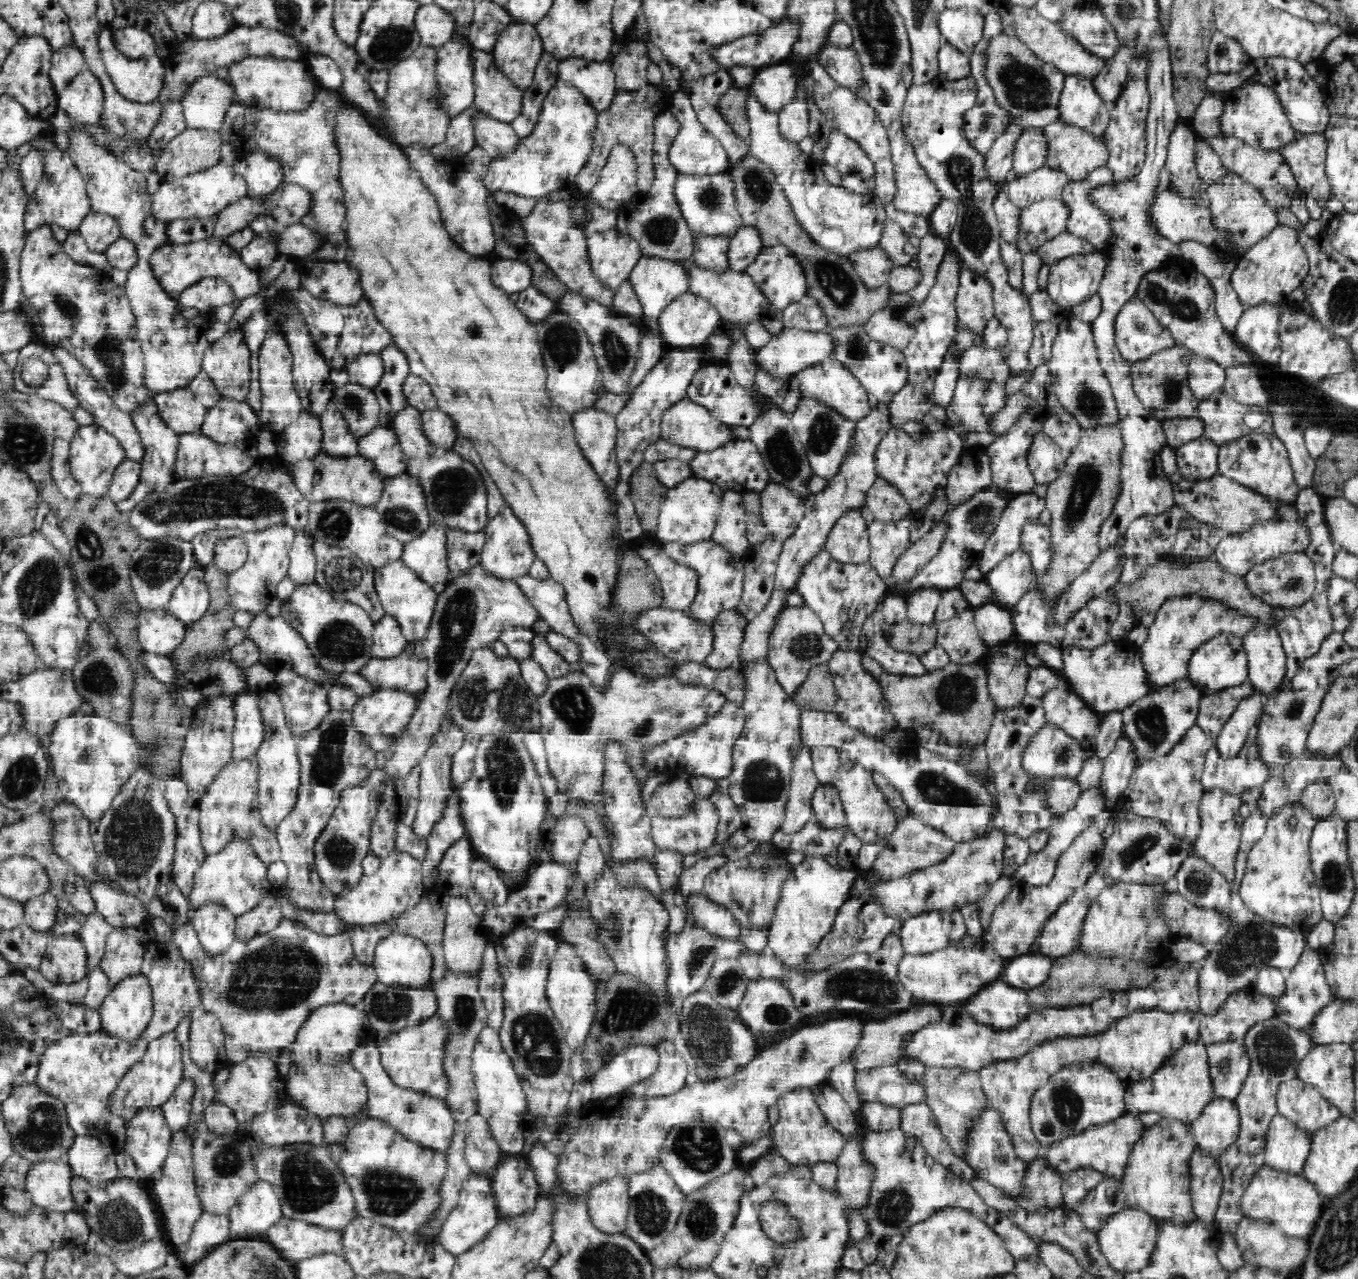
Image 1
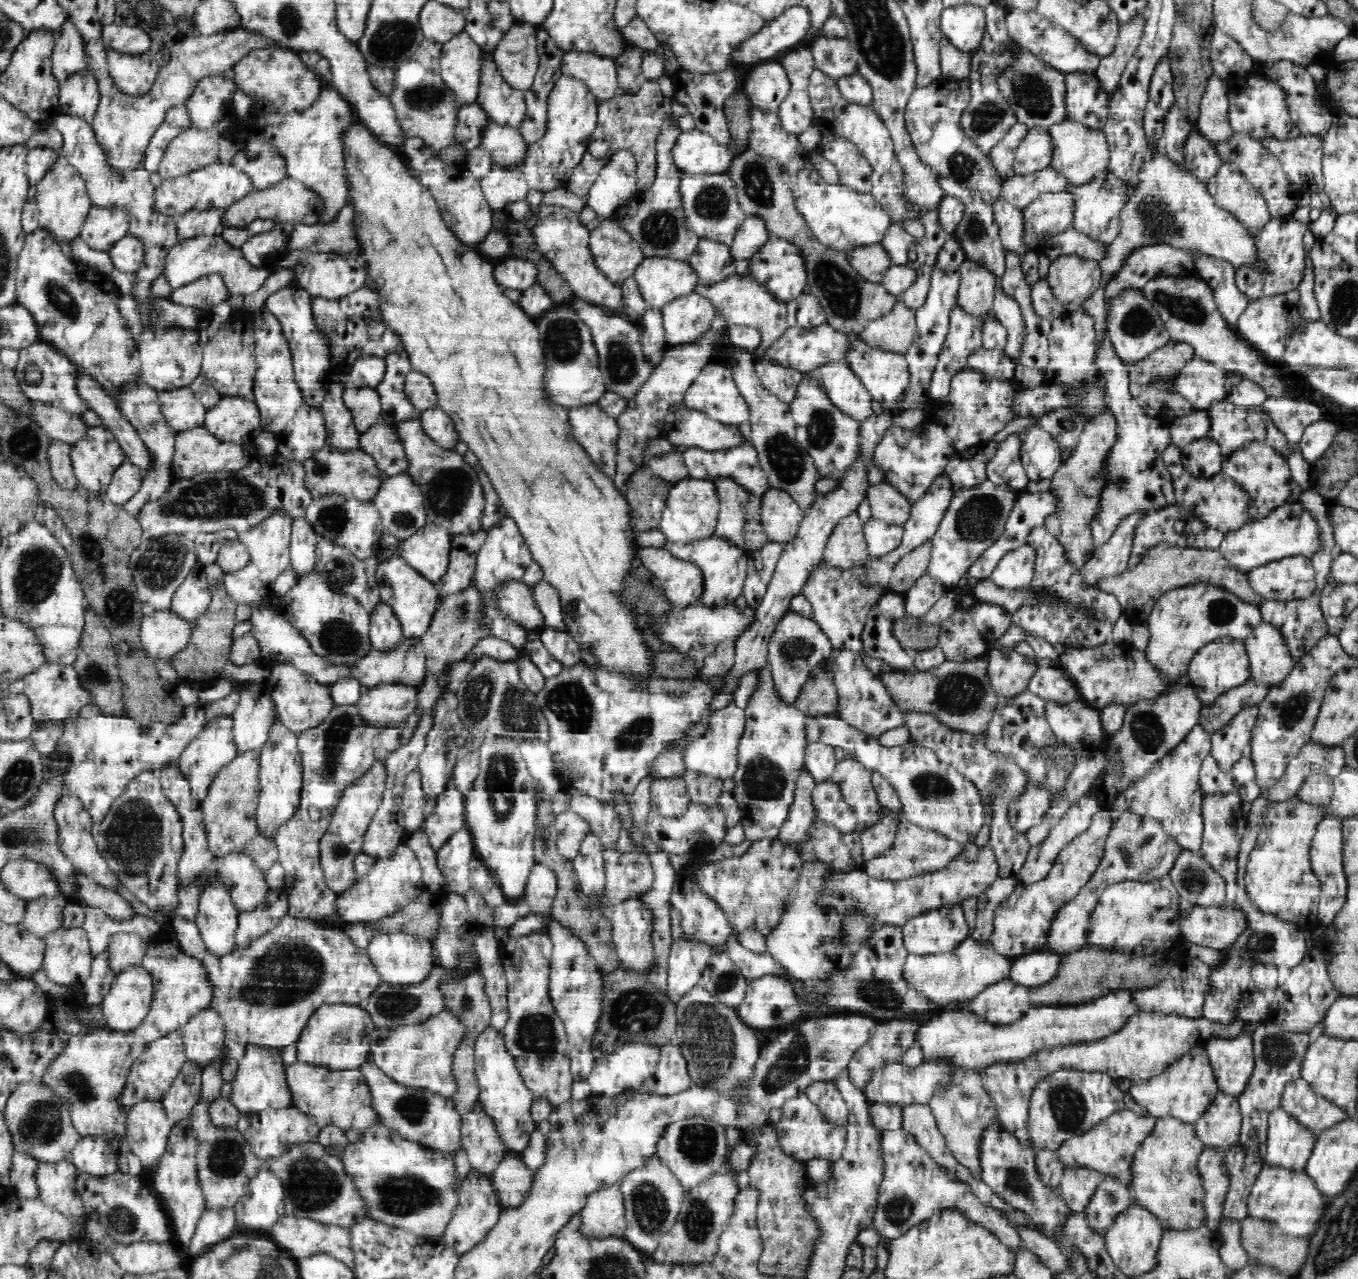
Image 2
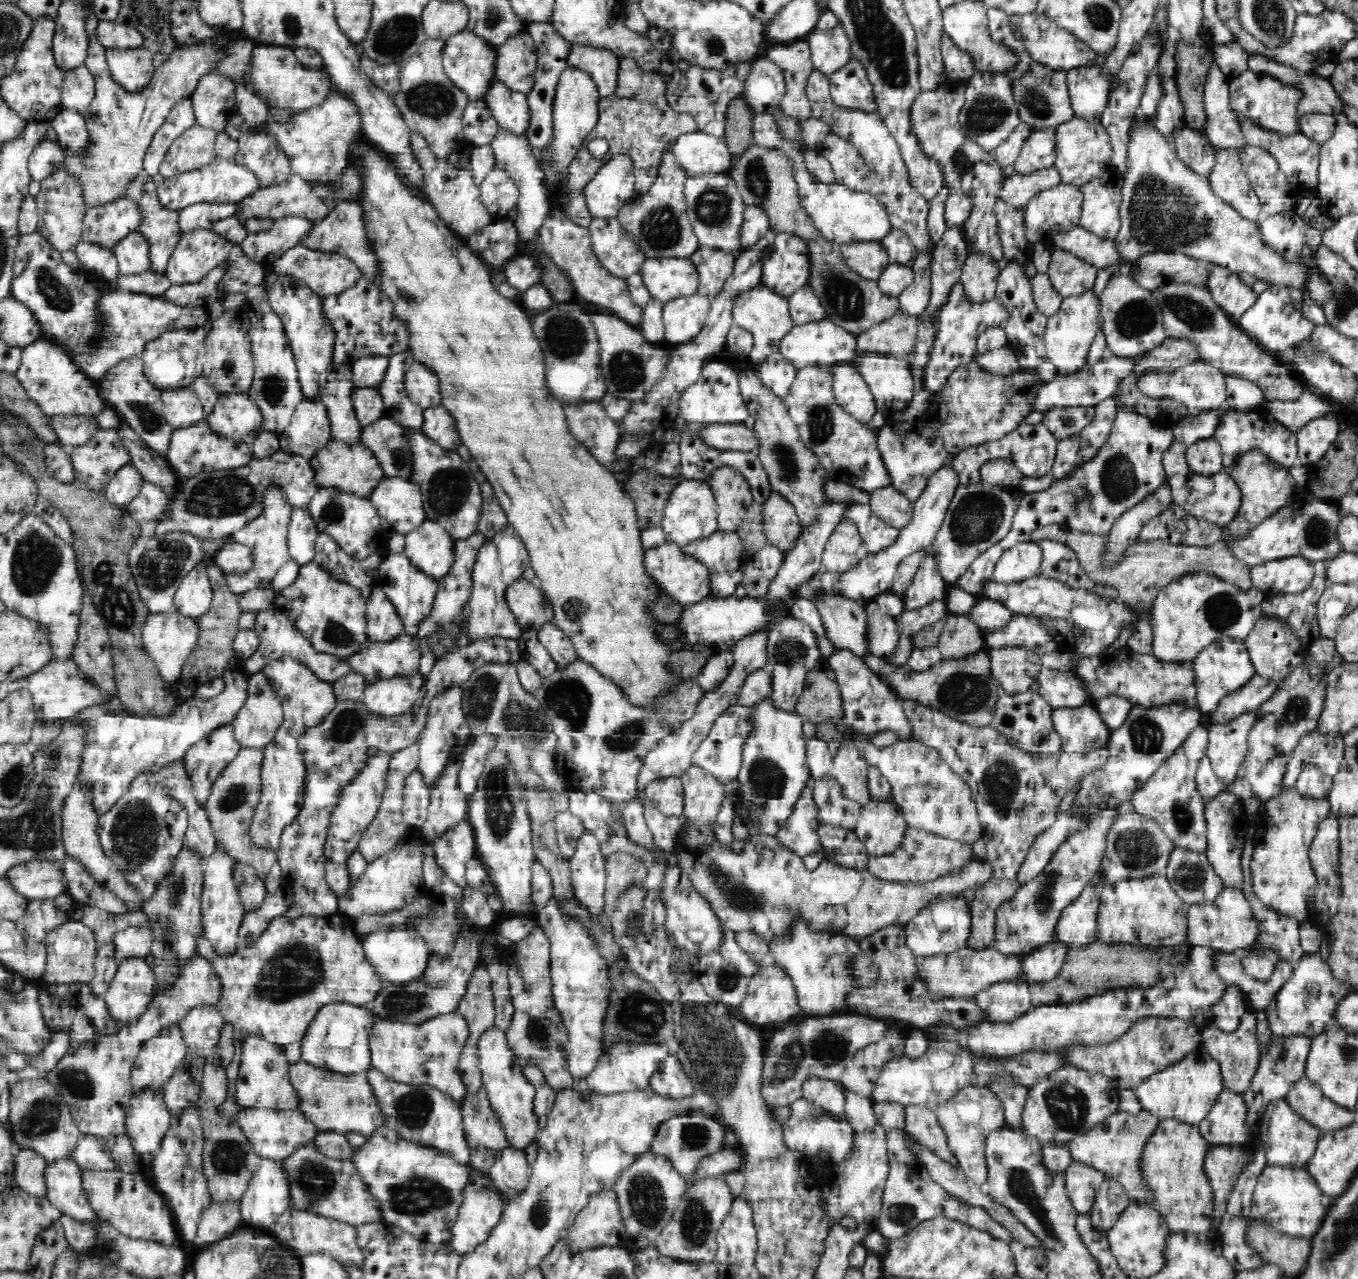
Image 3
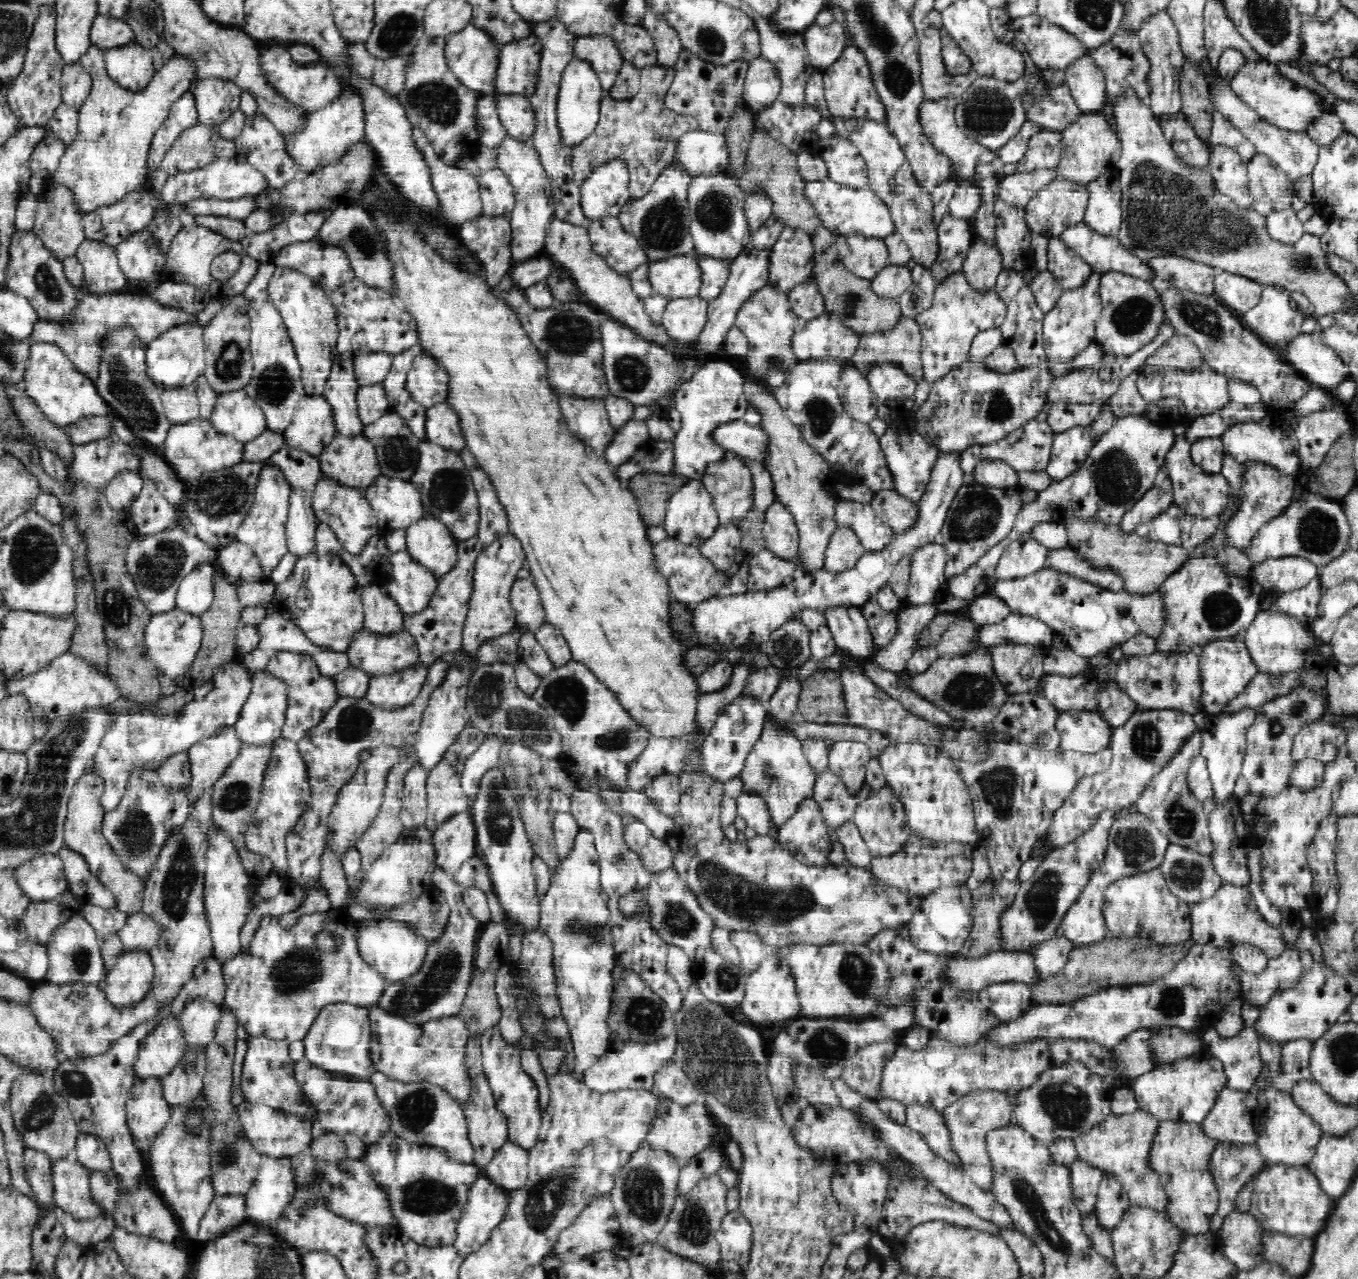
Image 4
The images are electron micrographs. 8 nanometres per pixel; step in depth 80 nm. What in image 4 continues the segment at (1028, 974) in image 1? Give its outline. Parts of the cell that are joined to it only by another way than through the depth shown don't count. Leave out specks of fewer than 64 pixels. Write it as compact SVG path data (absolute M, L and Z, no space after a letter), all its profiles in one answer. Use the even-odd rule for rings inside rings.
M1060 934L1054 938L1035 945L1030 951L1033 969L1040 979L1050 978L1062 970L1067 963L1073 944Z

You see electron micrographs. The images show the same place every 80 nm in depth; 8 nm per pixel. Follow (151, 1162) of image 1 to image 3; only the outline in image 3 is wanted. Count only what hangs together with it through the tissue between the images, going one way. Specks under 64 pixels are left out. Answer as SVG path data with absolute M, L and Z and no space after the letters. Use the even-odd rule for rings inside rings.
M145 1091L132 1096L127 1107L126 1127L140 1162L151 1163L160 1152L171 1120L163 1093Z

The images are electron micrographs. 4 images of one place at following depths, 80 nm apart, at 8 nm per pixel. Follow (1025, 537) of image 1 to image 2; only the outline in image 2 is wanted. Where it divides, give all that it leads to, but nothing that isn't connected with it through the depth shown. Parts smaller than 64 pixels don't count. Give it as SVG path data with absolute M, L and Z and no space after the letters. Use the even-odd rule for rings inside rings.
M1045 525L1034 527L1027 534L1026 544L1034 551L1035 571L1030 591L1036 595L1036 604L1022 604L1018 610L1012 612L1012 625L1022 629L1030 641L1042 639L1048 645L1054 646L1057 650L1073 647L1076 649L1092 649L1105 644L1112 638L1112 628L1116 621L1123 616L1121 605L1114 595L1101 591L1100 589L1086 589L1080 581L1080 570L1073 570L1063 555L1062 547L1059 545L1057 536L1050 532Z

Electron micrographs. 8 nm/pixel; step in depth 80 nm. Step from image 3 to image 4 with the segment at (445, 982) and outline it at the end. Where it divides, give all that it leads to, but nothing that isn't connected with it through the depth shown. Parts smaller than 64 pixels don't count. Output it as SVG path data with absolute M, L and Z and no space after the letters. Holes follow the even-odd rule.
M441 867L432 869L429 874L429 882L432 882L447 898L451 908L448 928L438 942L428 946L422 968L407 980L400 983L388 983L376 1003L380 1010L414 1024L424 1024L432 1019L459 1014L469 982L476 969L474 964L476 944L478 944L483 927L464 904L462 896L464 886L456 883L444 869Z

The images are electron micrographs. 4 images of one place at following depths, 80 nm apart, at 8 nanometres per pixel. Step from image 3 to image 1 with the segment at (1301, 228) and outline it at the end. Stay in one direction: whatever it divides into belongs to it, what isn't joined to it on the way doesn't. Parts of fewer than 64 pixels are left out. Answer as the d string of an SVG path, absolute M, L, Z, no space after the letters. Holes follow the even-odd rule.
M1280 223L1275 230L1235 262L1231 285L1245 309L1262 302L1280 303L1287 300L1309 271L1309 260L1304 248L1296 241L1296 231Z

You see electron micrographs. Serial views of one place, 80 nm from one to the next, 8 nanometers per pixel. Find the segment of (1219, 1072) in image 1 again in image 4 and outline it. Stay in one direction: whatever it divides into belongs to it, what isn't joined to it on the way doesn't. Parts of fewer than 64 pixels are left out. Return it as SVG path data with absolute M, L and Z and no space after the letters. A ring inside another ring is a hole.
M1249 1001L1243 1002L1244 1012L1241 1012L1243 1018L1243 1025L1238 1034L1231 1037L1224 1037L1216 1031L1212 1024L1204 1035L1202 1040L1204 1046L1216 1058L1224 1068L1224 1075L1226 1075L1226 1087L1234 1091L1249 1092L1254 1086L1255 1078L1258 1078L1261 1072L1263 1060L1259 1052L1259 1036L1256 1031L1256 1022L1260 1016L1260 1009L1256 1010Z

